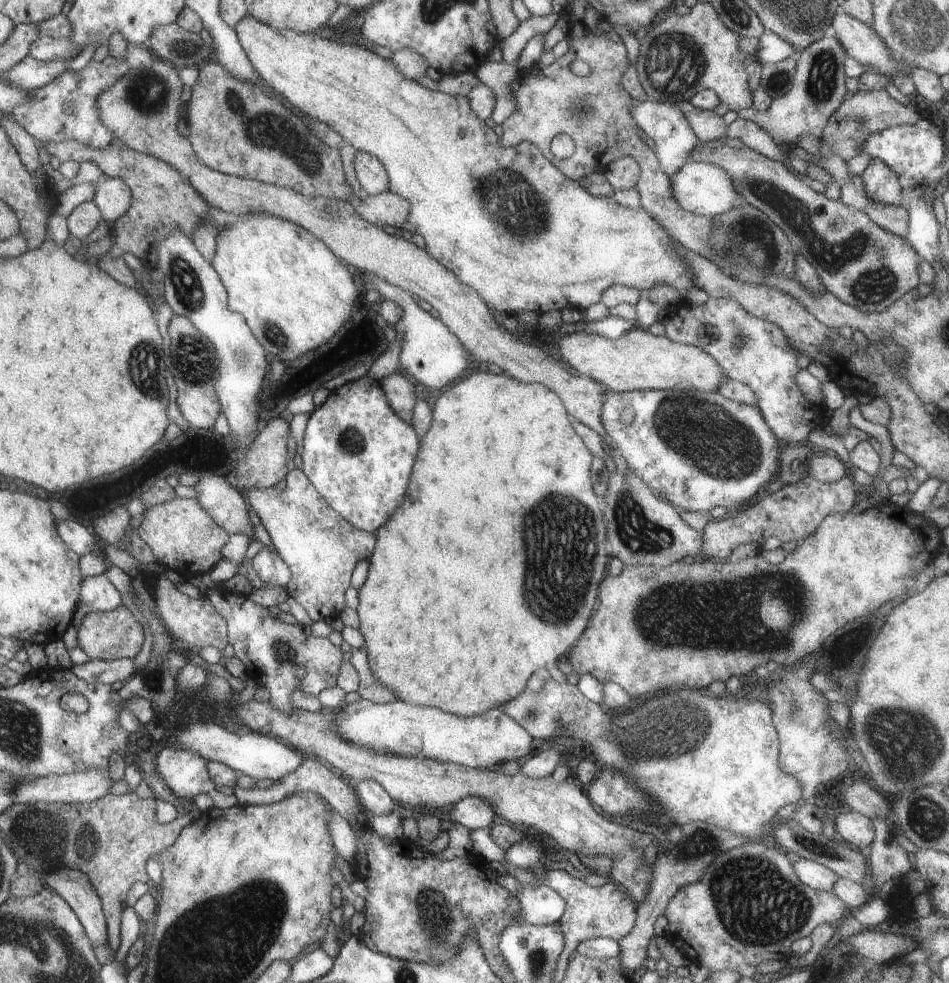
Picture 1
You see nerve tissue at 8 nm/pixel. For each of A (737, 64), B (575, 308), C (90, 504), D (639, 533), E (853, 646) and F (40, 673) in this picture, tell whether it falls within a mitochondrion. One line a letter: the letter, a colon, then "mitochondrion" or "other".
A: other
B: other
C: other
D: mitochondrion
E: other
F: other

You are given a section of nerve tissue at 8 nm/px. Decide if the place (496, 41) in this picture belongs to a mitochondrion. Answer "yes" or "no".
no

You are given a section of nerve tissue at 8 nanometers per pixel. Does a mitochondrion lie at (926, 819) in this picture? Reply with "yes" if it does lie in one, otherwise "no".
yes

